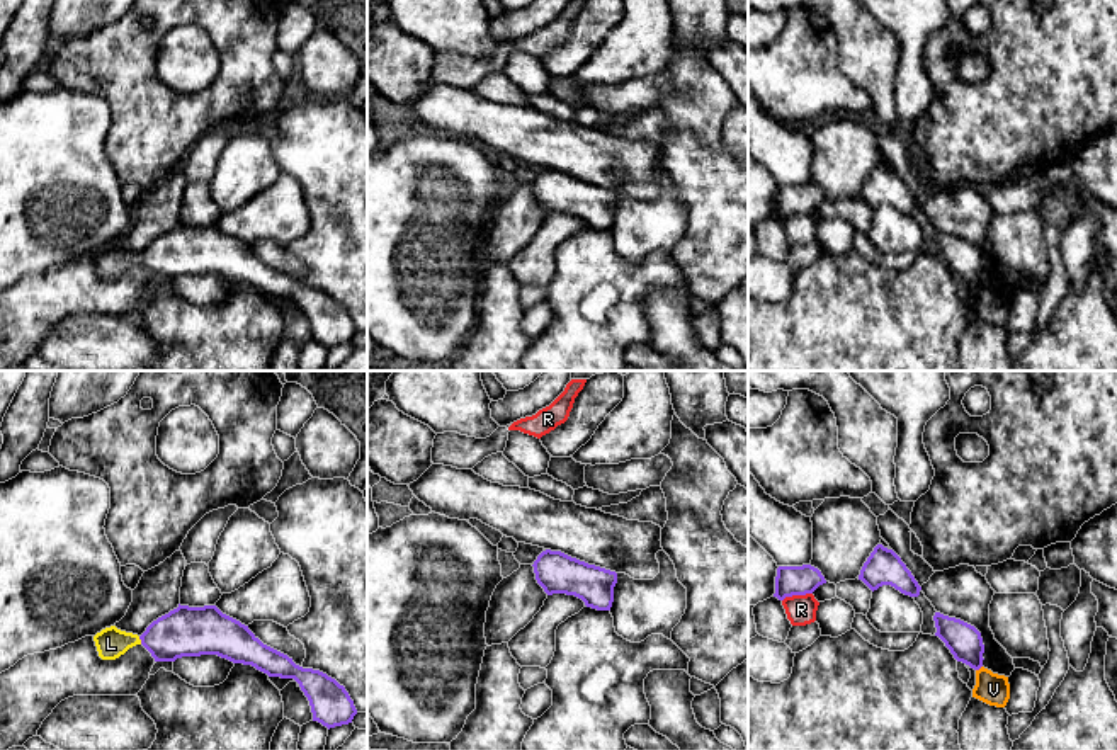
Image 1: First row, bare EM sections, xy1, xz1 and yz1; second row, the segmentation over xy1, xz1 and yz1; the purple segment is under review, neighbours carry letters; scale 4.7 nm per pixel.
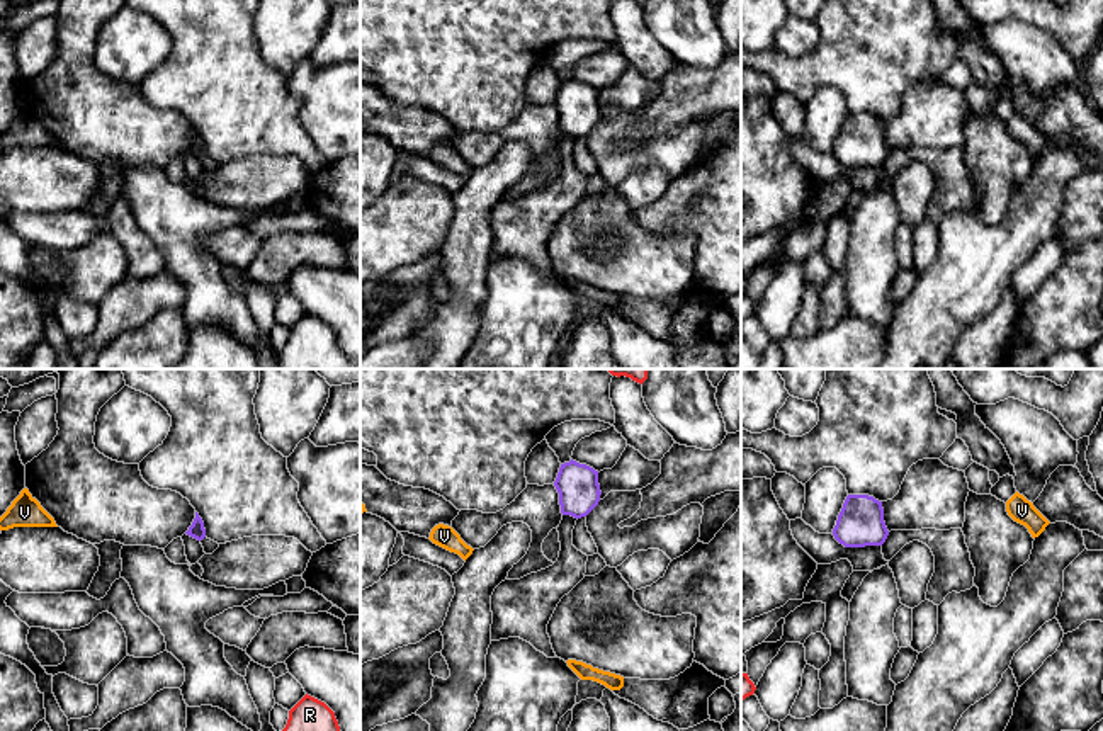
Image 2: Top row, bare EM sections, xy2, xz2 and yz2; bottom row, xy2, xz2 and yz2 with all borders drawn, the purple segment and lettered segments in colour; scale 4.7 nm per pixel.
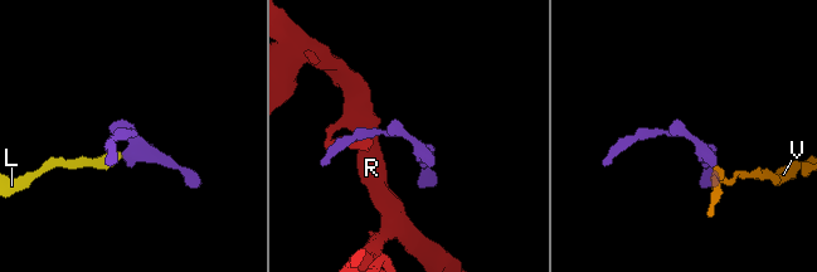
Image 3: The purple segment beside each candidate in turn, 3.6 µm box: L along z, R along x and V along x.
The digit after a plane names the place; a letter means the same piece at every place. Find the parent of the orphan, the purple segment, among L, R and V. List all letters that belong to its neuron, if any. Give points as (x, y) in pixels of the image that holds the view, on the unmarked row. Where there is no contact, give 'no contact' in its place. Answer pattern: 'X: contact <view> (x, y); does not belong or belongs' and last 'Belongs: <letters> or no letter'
L: contact xy1 (140, 257); belongs
R: contact yz1 (796, 213); does not belong
V: contact yz1 (978, 288); does not belong
Belongs: L

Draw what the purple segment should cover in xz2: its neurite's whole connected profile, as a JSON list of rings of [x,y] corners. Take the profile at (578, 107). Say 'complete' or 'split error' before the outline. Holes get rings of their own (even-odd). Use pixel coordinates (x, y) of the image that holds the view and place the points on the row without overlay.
complete; [[[573,78],[561,83],[554,105],[563,134],[586,136],[600,121],[598,90]]]

